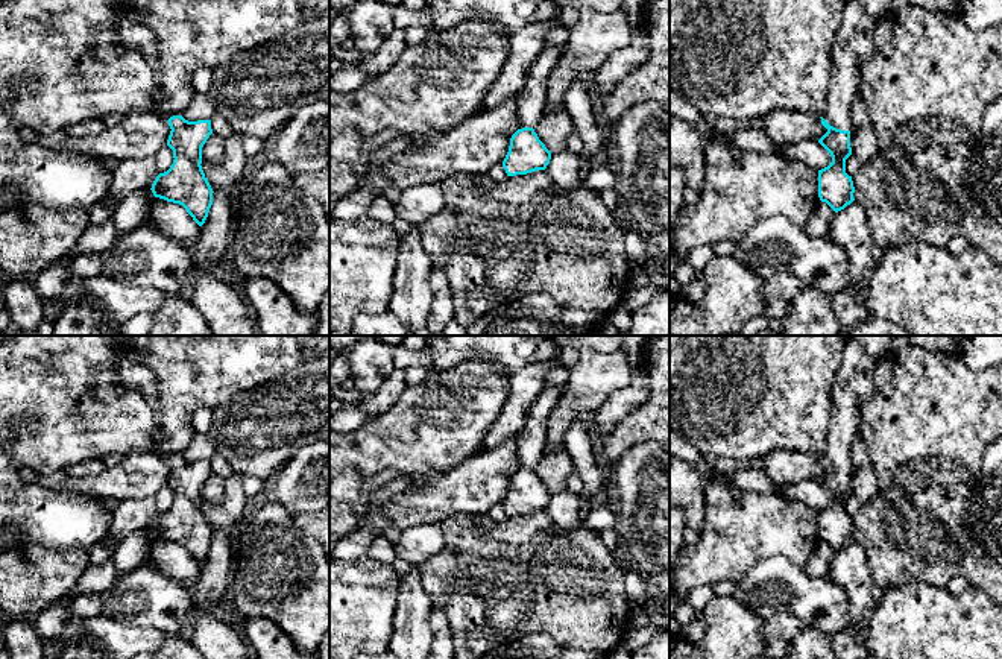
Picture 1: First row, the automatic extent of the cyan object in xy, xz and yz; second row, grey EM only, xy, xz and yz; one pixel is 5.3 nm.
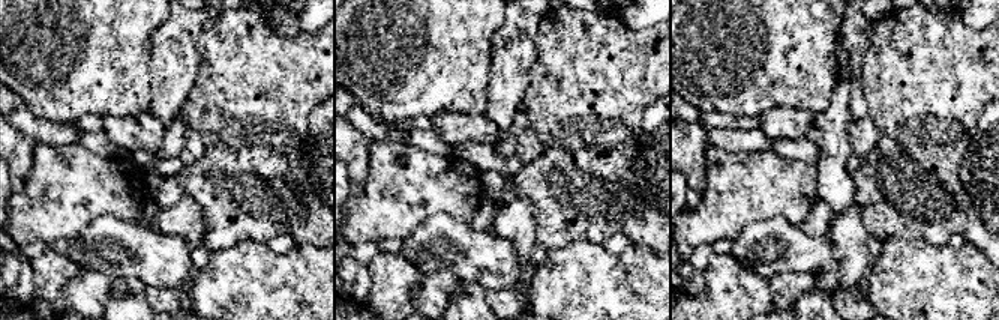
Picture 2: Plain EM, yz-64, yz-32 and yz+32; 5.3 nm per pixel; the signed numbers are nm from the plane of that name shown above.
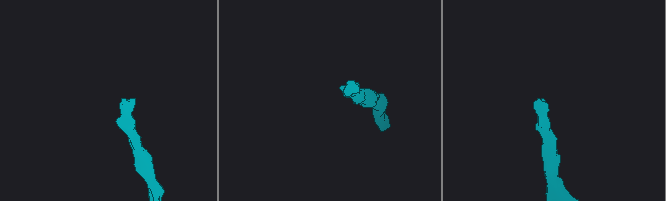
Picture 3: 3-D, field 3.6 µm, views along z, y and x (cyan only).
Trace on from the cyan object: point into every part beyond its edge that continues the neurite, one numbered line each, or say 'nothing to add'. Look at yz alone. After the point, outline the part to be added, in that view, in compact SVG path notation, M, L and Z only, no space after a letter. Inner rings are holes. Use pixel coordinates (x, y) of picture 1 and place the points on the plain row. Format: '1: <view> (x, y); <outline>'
1: yz (852, 386); M850 339L832 383L830 430L823 452L823 459L837 469L852 469L852 446L862 430L862 407L874 389L874 370L876 360Z

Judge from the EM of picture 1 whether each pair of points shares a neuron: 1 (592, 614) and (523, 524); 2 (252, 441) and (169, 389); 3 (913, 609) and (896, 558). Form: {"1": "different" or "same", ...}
{"1": "different", "2": "different", "3": "different"}

